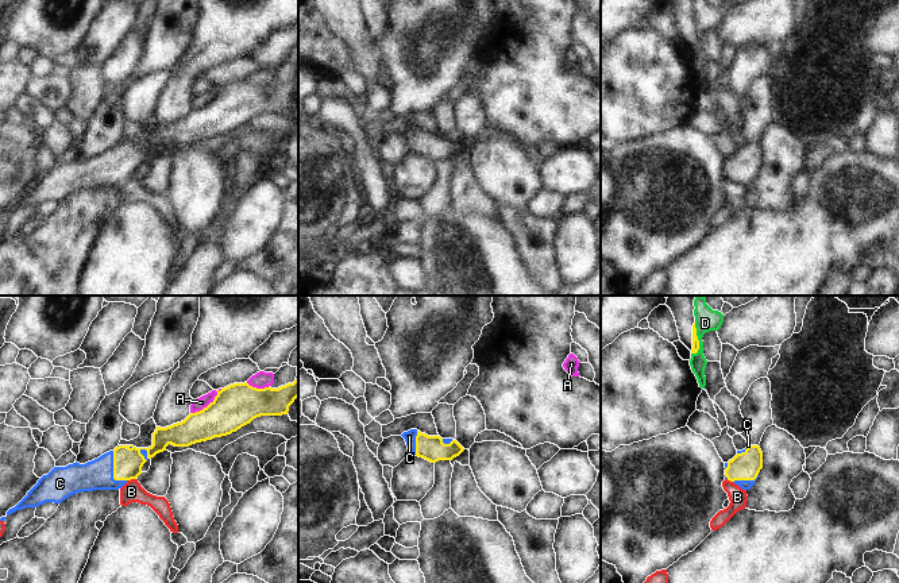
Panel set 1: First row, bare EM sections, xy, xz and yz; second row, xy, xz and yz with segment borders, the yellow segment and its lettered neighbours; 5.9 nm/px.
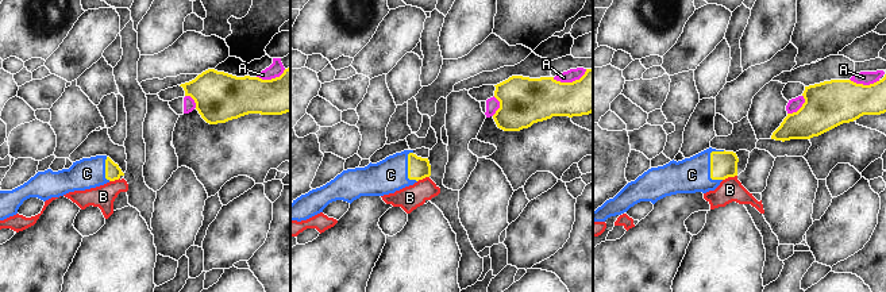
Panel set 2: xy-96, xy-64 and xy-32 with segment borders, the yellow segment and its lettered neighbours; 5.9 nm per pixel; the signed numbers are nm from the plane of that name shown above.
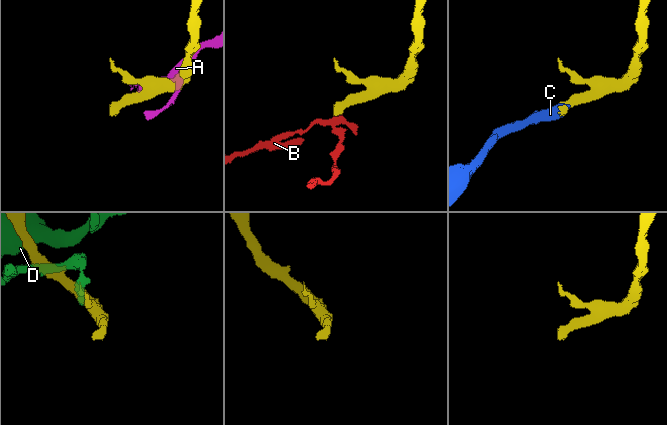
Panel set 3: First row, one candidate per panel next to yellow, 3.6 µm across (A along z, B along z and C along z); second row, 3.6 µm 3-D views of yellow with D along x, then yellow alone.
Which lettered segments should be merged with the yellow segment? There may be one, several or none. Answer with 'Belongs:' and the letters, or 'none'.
Belongs: C

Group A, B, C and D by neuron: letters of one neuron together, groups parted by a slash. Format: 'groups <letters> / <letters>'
groups A / B / C / D

